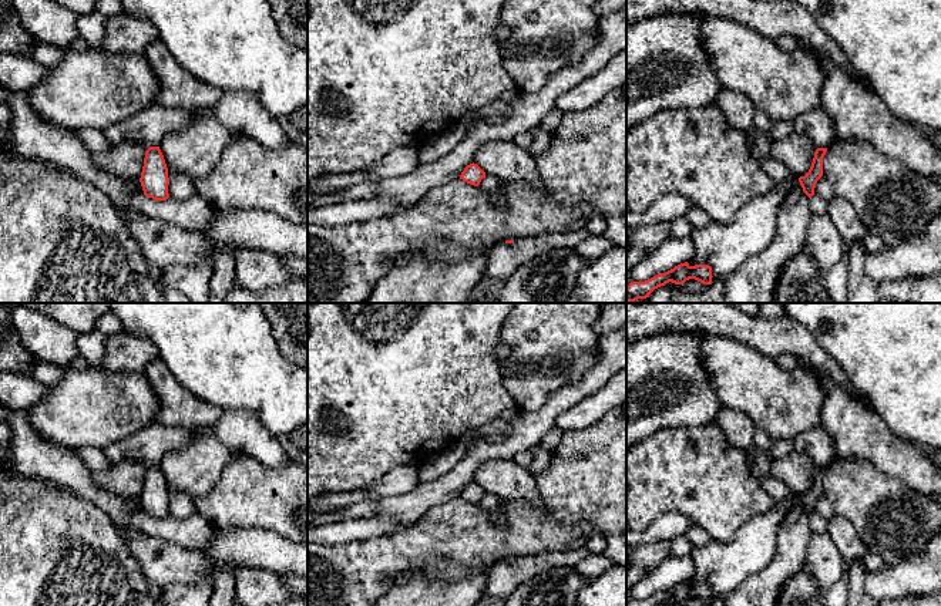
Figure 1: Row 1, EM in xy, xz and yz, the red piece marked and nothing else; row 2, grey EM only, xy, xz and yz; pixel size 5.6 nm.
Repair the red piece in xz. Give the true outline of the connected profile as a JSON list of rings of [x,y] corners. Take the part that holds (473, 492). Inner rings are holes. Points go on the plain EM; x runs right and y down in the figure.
[[[473,481],[464,487],[460,494],[460,498],[470,504],[478,505],[484,495],[485,491],[477,482]]]

